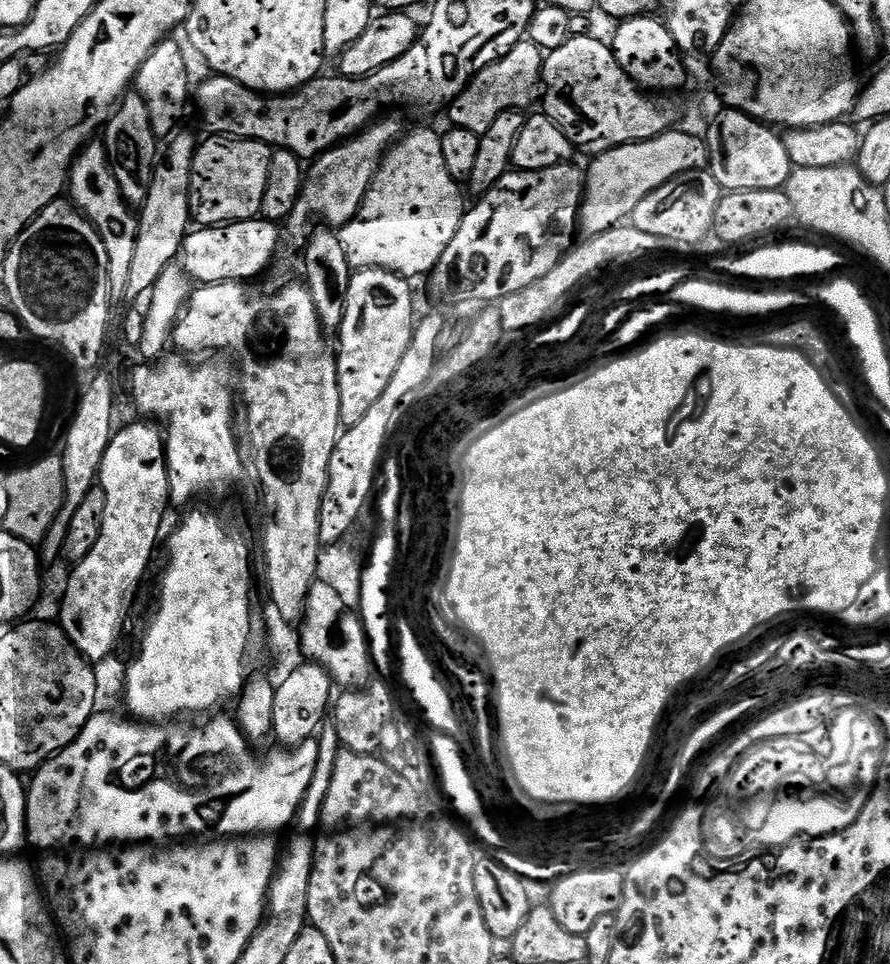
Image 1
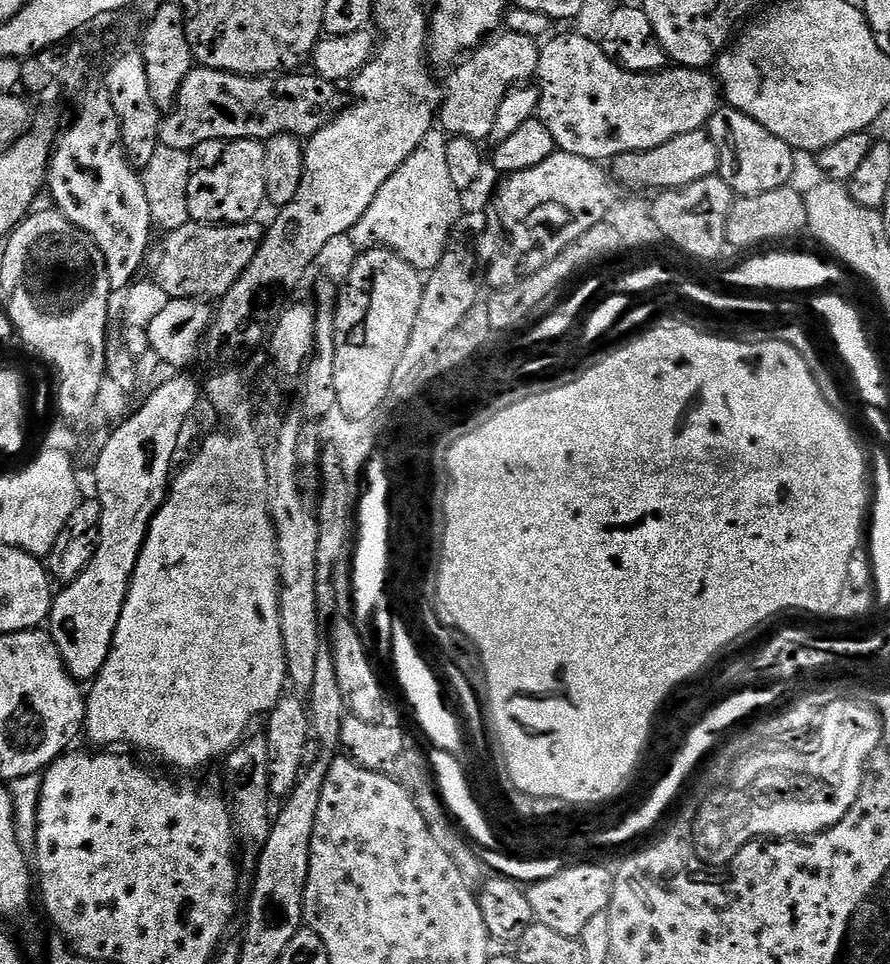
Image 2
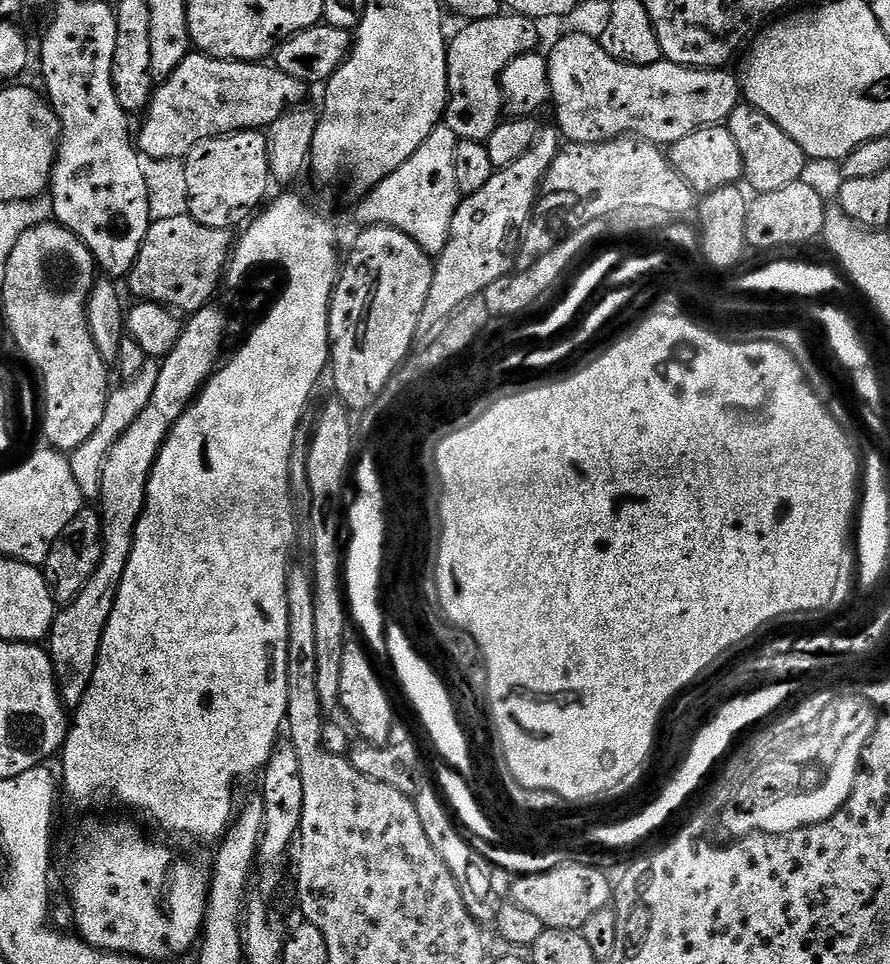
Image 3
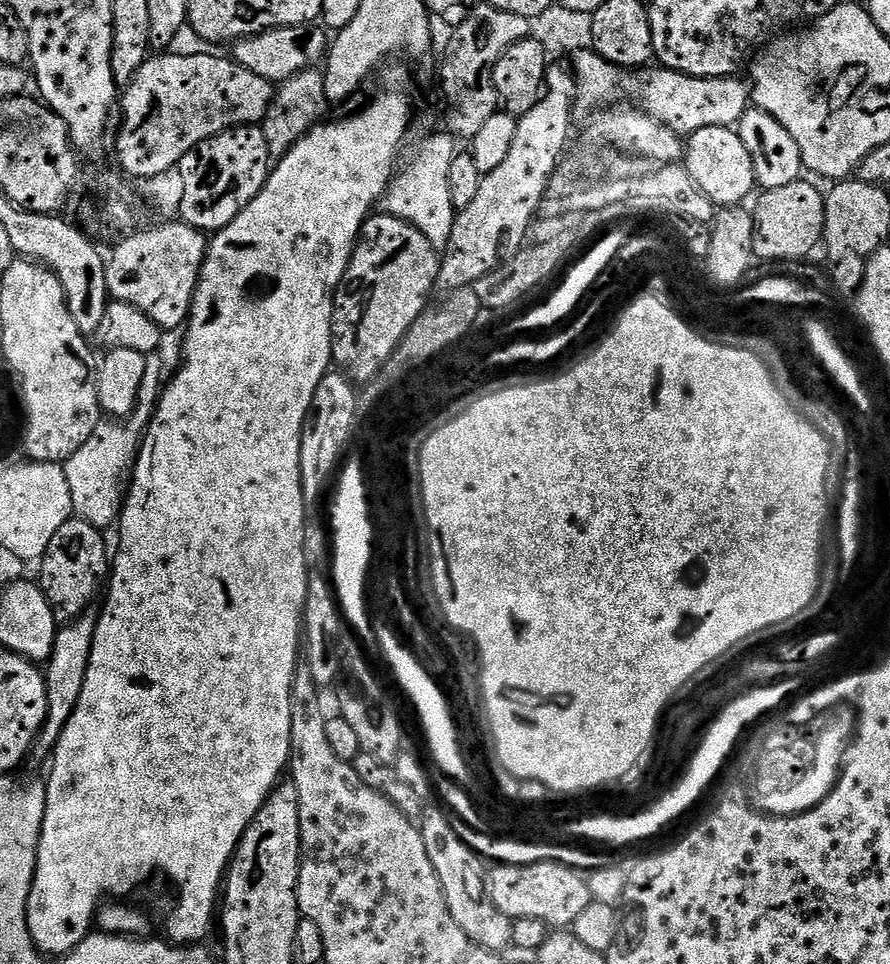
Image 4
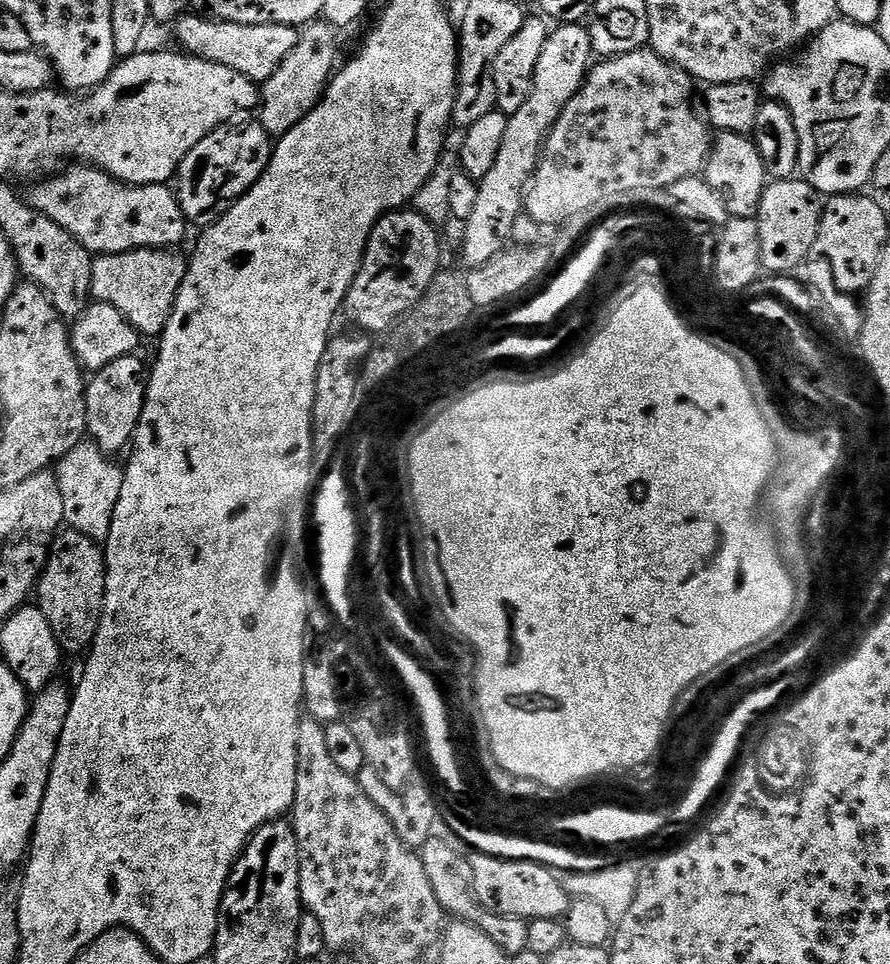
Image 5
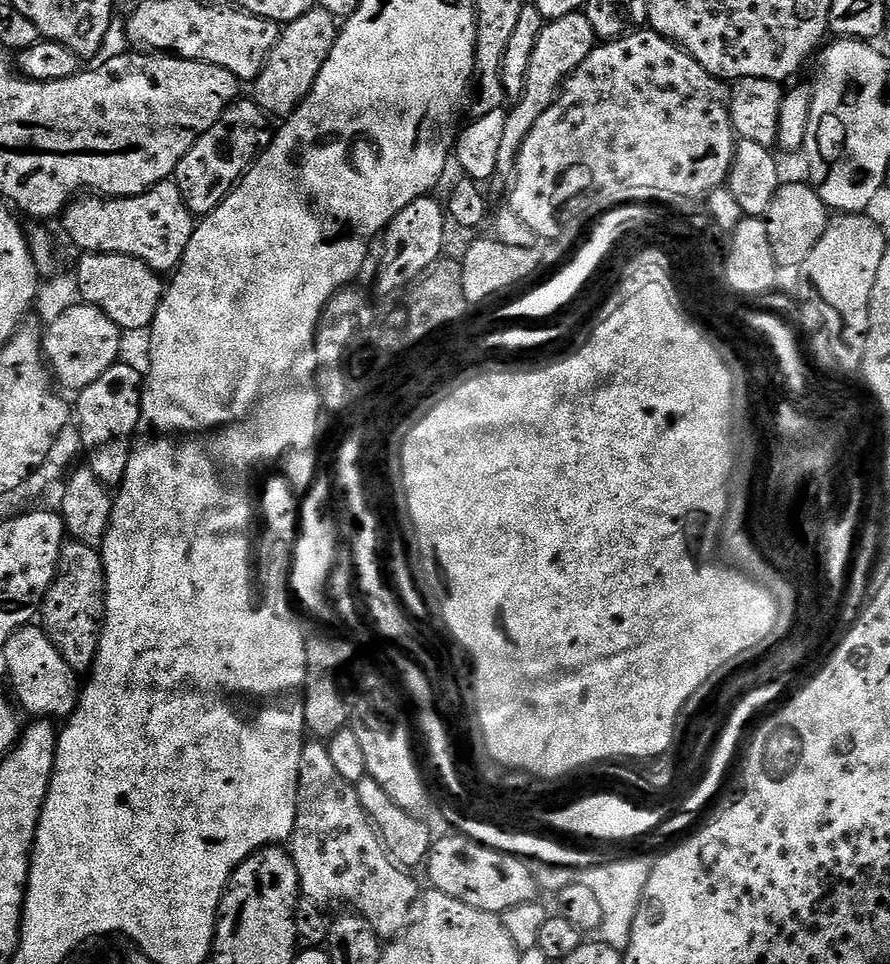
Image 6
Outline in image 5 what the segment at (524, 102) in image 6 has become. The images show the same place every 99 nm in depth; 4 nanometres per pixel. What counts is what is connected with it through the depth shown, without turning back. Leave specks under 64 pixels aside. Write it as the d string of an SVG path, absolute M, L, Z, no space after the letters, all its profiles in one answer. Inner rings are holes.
M560 22L549 31L546 46L542 46L542 55L538 57L538 67L534 70L534 86L530 90L530 98L526 98L522 110L509 115L506 122L506 134L502 138L501 148L498 150L498 159L494 161L494 166L486 174L486 178L478 181L478 203L474 206L474 214L470 214L470 218L463 221L464 260L468 263L469 269L490 262L490 258L505 251L504 236L505 240L511 237L514 222L518 222L518 218L524 212L524 194L528 191L529 180L536 173L540 155L544 153L546 138L550 134L554 122L558 122L558 118L566 110L570 98L574 98L574 94L578 94L578 90L584 85L584 79L588 76L588 69L593 60L594 53L590 34L583 23L565 24Z

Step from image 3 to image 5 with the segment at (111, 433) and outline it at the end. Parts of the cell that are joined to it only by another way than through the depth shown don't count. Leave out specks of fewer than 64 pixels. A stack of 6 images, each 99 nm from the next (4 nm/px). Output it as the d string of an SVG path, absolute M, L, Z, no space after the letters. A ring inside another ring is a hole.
M83 440L57 461L54 470L64 500L64 521L67 527L71 531L86 534L99 544L108 539L110 522L113 521L124 481L123 467L111 460L97 444Z

